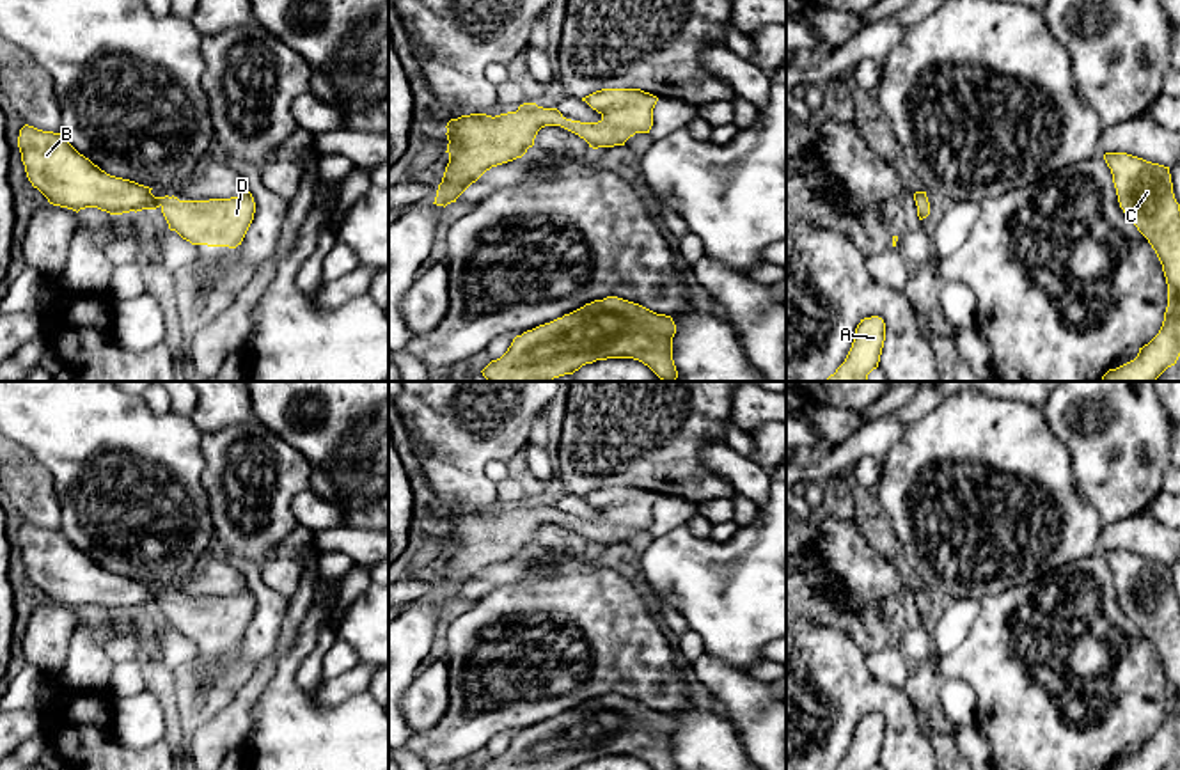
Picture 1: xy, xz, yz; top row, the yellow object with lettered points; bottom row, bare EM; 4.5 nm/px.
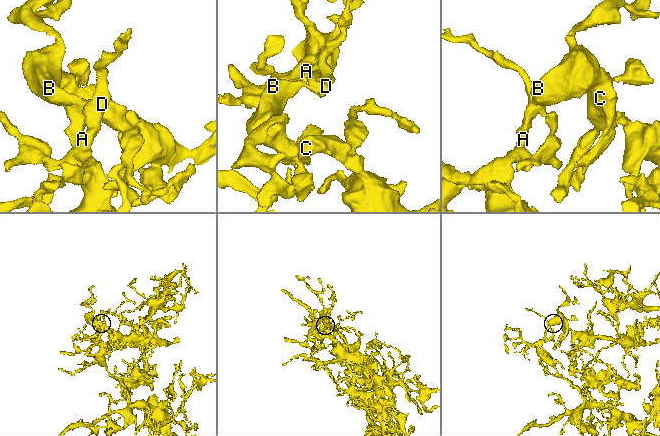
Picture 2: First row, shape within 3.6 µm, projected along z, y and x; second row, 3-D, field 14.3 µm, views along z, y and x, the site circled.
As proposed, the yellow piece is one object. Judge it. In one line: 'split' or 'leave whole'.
leave whole

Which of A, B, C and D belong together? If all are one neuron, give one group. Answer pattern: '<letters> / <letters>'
A B C D

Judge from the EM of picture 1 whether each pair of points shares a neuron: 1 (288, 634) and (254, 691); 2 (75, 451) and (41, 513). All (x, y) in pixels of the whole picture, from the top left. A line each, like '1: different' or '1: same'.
1: same
2: different

